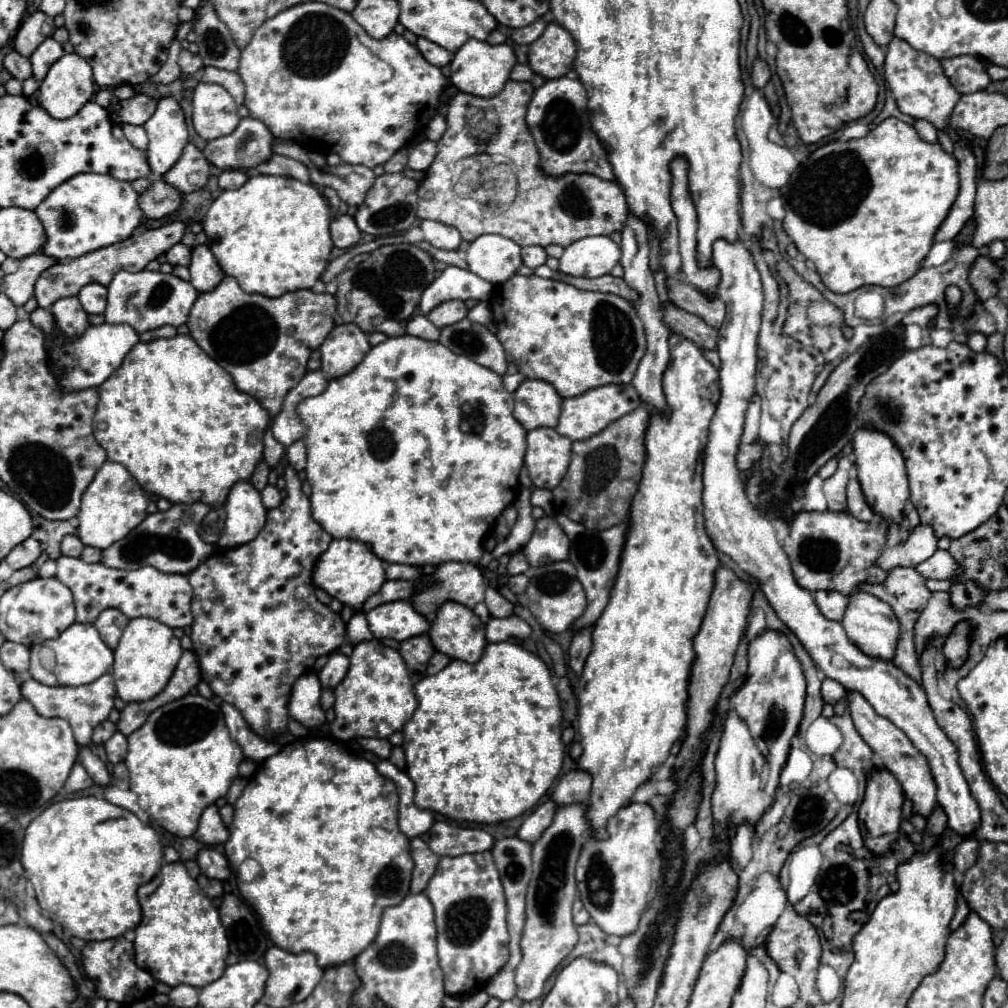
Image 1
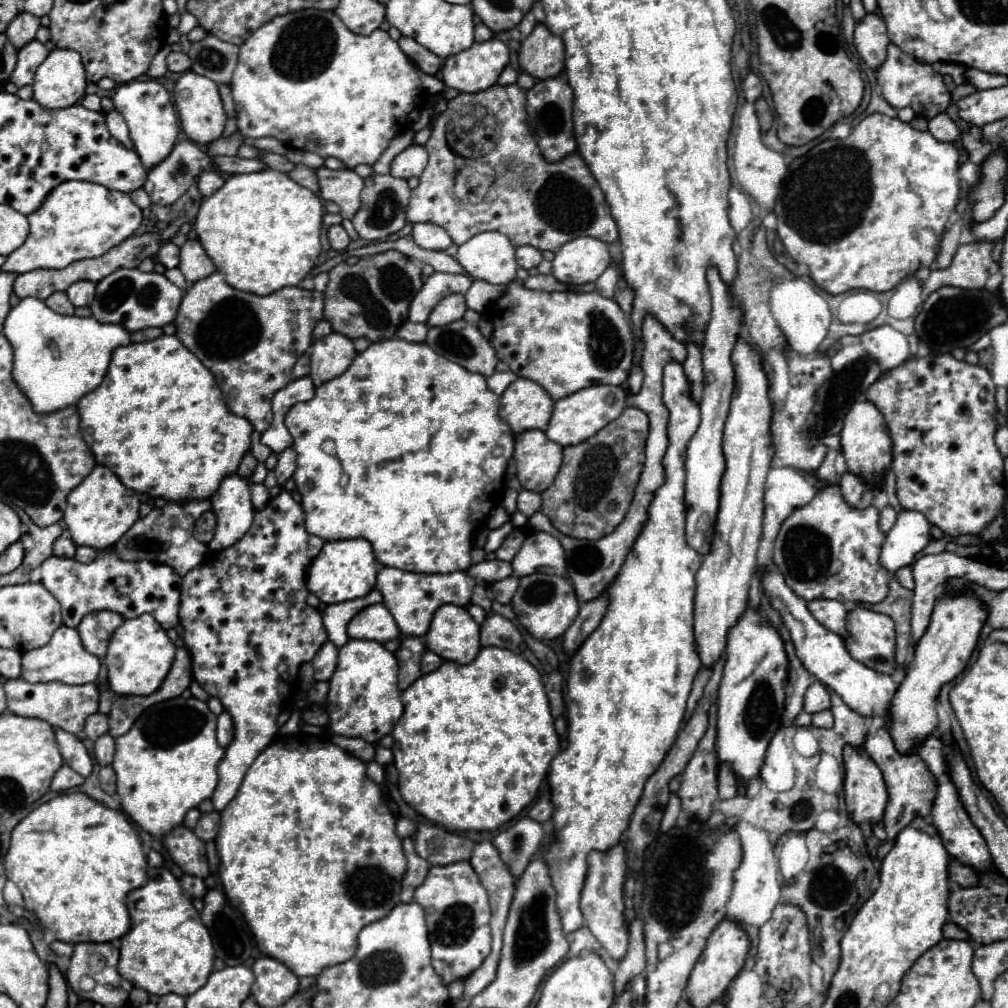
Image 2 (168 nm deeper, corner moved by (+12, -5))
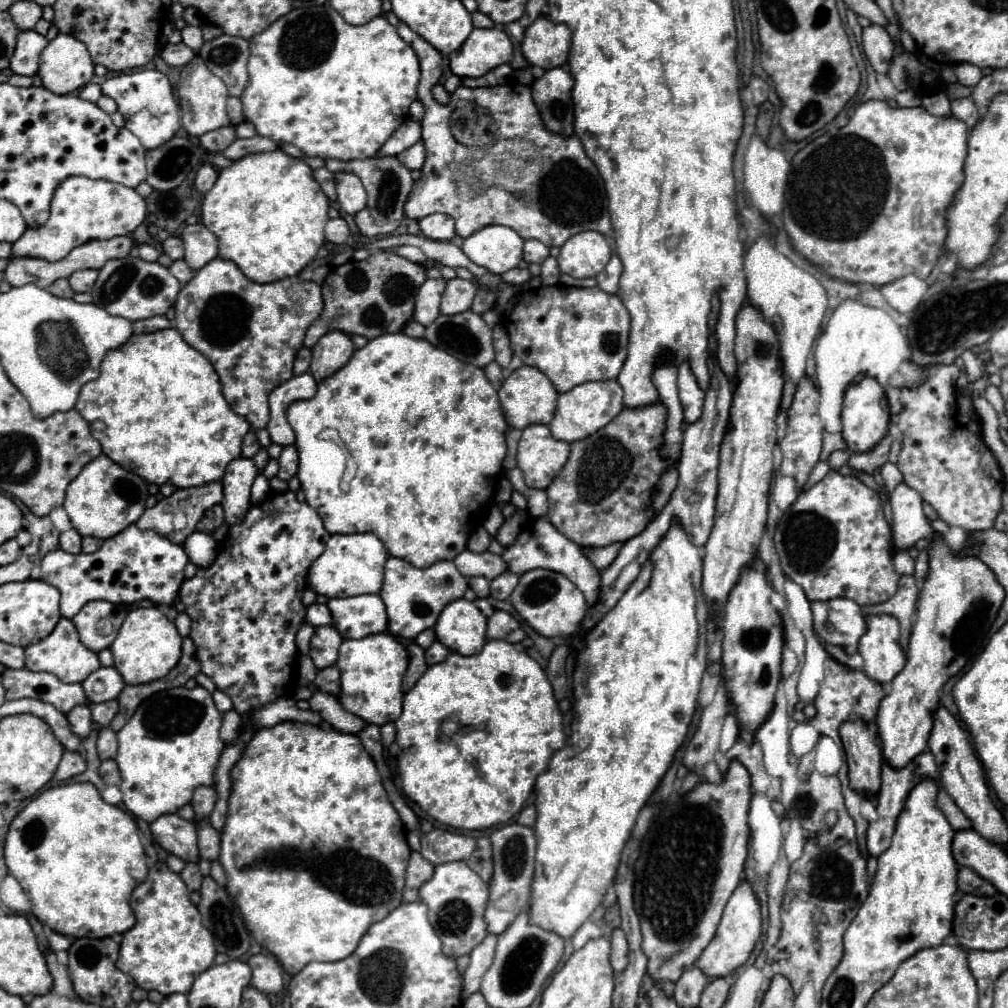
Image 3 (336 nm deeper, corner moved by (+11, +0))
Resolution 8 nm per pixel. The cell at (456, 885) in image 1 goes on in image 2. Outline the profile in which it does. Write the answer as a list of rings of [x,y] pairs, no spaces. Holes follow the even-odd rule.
[[[454,862],[448,866],[432,866],[430,874],[414,892],[414,900],[426,912],[428,936],[432,944],[432,966],[448,986],[458,978],[470,976],[490,954],[490,904],[488,894],[478,882],[478,874],[470,862]]]

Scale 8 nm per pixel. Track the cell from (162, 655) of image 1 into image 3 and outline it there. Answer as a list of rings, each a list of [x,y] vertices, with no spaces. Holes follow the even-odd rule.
[[[141,607],[127,613],[117,639],[111,645],[111,653],[115,657],[115,667],[123,675],[125,683],[141,685],[165,677],[177,665],[181,657],[181,641],[183,637],[177,633],[175,623],[169,621],[159,607]]]

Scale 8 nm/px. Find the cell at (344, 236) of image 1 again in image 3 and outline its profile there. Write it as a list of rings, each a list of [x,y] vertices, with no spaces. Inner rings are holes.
[[[337,217],[337,219],[329,219],[327,225],[325,225],[325,239],[329,243],[335,243],[335,245],[341,245],[345,243],[349,237],[349,225],[345,219]]]

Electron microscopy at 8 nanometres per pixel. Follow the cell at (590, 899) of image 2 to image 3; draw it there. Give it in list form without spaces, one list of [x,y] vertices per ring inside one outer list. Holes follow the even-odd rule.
[[[615,929],[611,935],[611,967],[615,973],[627,967],[627,955],[629,955],[629,945],[625,933],[621,929]]]

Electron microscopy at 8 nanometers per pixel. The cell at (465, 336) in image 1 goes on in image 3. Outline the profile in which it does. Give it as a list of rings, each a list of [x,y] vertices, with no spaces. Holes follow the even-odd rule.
[[[463,311],[457,315],[439,315],[431,325],[425,327],[425,339],[431,345],[435,345],[435,347],[451,353],[453,357],[461,359],[463,363],[471,363],[475,367],[485,367],[487,363],[493,361],[491,329],[483,321],[483,317],[473,313],[473,311]]]

